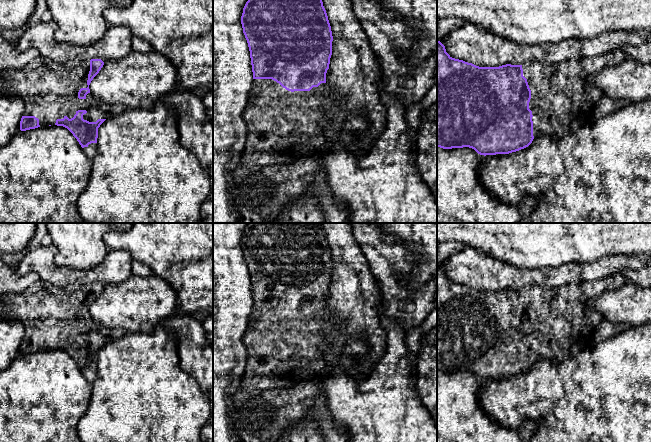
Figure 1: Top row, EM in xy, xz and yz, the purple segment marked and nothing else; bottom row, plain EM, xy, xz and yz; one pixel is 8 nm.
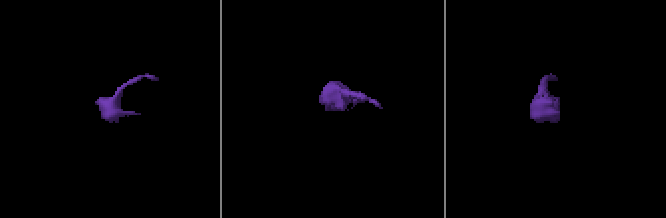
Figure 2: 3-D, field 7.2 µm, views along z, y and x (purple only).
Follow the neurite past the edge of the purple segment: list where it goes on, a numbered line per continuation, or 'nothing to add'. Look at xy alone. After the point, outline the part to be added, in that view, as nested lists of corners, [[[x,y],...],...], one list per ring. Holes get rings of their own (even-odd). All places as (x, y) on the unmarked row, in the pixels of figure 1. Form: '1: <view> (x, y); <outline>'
1: xy (50, 314); [[[39,280],[30,288],[19,293],[0,295],[0,317],[3,319],[19,320],[24,324],[23,340],[35,340],[39,349],[55,349],[57,343],[67,340],[73,342],[78,334],[86,334],[83,343],[96,346],[98,343],[109,343],[123,336],[125,332],[106,328],[94,323],[91,317],[85,323],[78,322],[81,312],[87,312],[90,284],[74,284],[65,287],[56,287]]]

